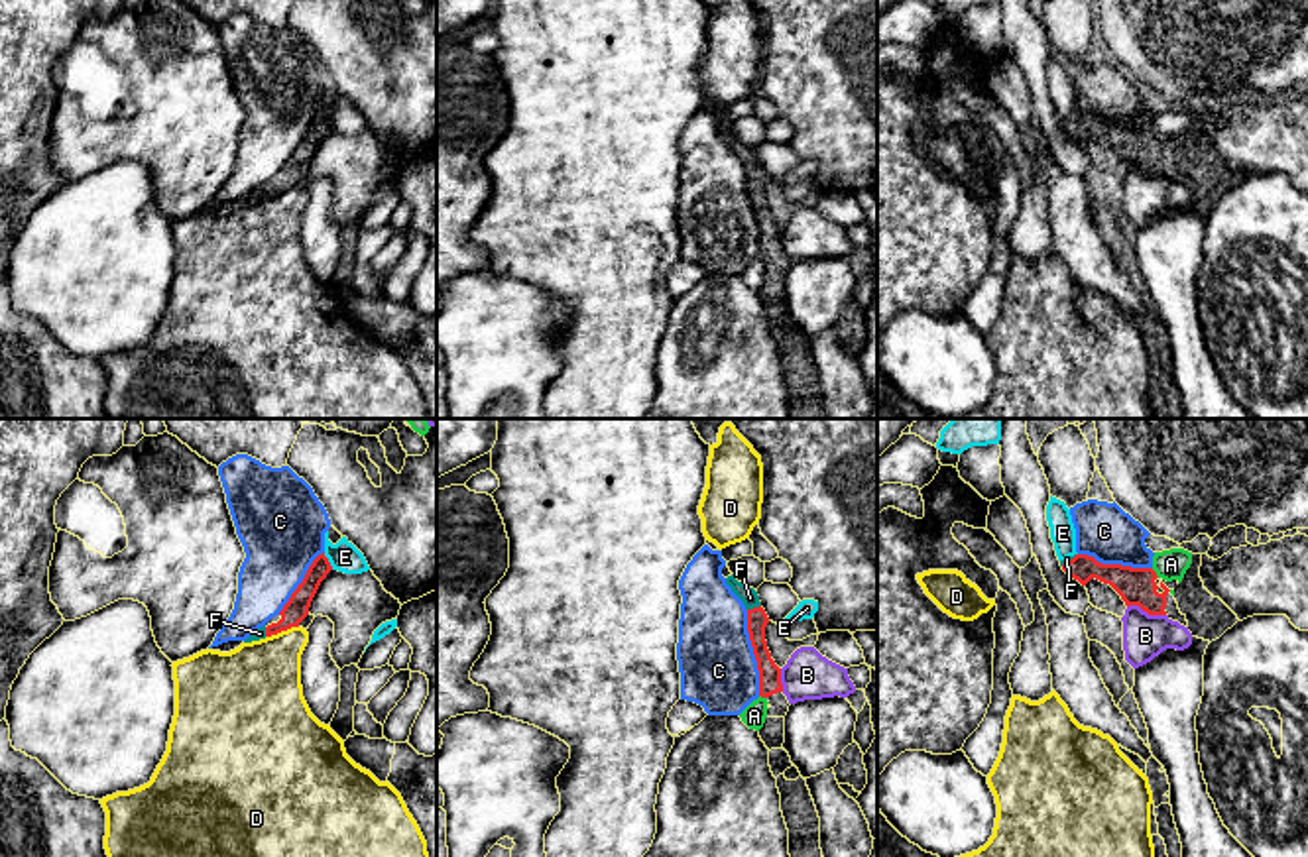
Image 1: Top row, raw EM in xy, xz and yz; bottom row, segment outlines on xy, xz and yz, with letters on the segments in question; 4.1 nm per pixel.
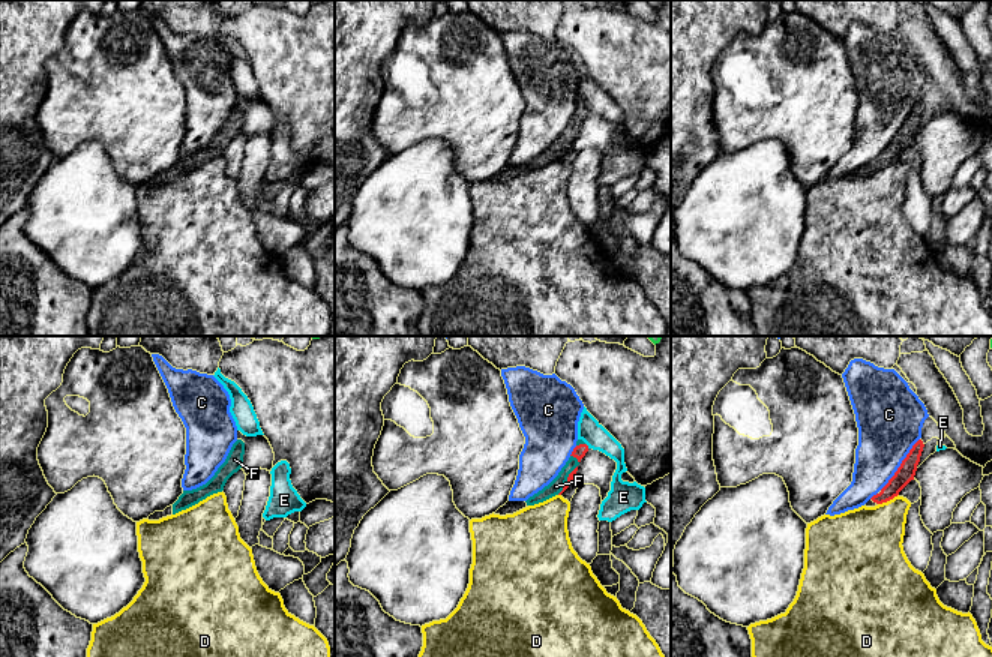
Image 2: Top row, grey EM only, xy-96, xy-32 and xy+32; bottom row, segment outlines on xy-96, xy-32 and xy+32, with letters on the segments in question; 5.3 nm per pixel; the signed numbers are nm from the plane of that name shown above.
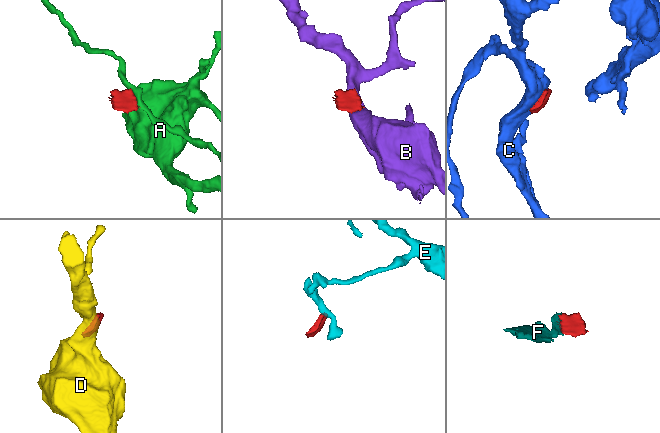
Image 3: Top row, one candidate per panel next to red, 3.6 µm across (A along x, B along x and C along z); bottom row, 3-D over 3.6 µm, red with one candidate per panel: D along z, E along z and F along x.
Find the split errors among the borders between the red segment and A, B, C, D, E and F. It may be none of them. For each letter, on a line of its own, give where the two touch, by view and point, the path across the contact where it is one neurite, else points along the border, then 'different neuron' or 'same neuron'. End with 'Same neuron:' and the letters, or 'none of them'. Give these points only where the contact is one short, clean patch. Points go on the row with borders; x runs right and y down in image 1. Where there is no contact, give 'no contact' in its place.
A: contact yz (1155, 572); border yz (1151, 569), (1159, 576); different neuron
B: contact yz (1147, 612); different neuron
C: contact xz (754, 653); different neuron
D: contact xy (282, 629); border xy (297, 626), (266, 637); different neuron
E: contact xy (327, 561); border xy (323, 553), (333, 569); different neuron
F: contact xz (754, 608); way xz (758, 620), (754, 608), (750, 598); same neuron
Same neuron: F

